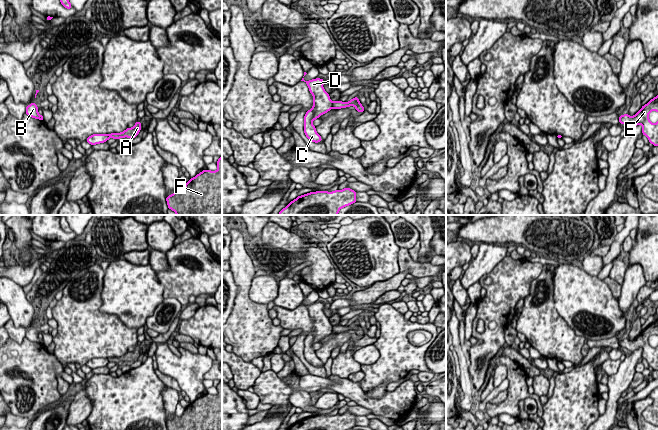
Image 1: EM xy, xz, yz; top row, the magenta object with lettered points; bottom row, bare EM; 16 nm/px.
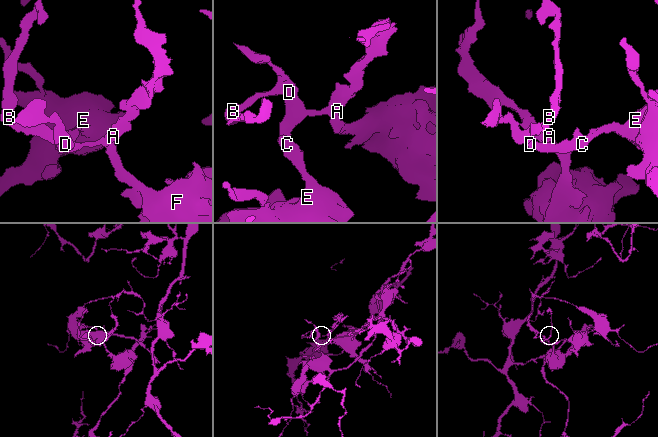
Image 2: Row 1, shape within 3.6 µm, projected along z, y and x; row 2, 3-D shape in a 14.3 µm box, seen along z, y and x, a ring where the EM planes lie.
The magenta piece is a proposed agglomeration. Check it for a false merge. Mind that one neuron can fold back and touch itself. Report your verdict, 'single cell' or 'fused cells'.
fused cells

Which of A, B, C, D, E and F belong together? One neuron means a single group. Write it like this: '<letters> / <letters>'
A F / B C D E

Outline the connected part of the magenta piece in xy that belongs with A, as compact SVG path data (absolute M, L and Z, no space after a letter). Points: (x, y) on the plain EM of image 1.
M137 345L137 346L135 346L134 351L127 352L125 355L123 355L121 357L108 358L108 361L114 362L116 364L118 364L119 362L124 362L124 361L135 362L139 358L140 354L141 354L141 347L139 345Z

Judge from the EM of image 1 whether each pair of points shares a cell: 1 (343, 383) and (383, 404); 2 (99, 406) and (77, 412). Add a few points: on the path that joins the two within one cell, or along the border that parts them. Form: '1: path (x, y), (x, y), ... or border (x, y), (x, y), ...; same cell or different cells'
1: path (353, 391), (363, 401), (373, 404); same cell
2: border (83, 389), (91, 404), (91, 412), (87, 418); different cells

